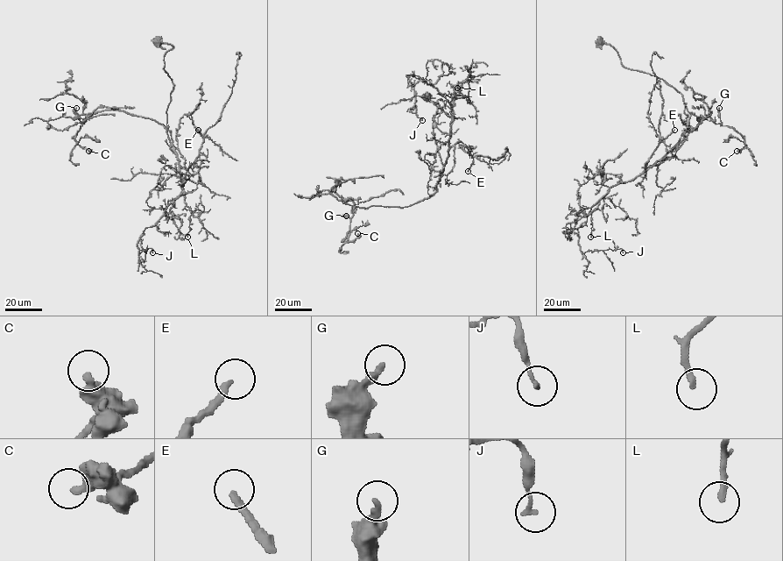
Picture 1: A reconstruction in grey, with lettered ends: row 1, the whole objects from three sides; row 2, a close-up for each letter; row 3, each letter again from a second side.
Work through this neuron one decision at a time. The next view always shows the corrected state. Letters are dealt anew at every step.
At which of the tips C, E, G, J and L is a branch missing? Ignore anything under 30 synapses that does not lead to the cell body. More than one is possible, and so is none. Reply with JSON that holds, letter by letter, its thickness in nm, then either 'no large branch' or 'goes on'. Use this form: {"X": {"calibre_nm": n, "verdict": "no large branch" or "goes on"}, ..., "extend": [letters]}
{"C": {"calibre_nm": 380, "verdict": "no large branch"}, "E": {"calibre_nm": 260, "verdict": "goes on"}, "G": {"calibre_nm": 260, "verdict": "no large branch"}, "J": {"calibre_nm": 150, "verdict": "no large branch"}, "L": {"calibre_nm": 220, "verdict": "no large branch"}, "extend": ["E"]}

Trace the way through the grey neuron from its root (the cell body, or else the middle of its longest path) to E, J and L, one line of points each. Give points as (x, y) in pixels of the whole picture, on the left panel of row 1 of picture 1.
E: (157, 41), (172, 46), (164, 56), (174, 85), (166, 126), (186, 169), (204, 141), (198, 130)
J: (157, 41), (172, 46), (164, 56), (174, 85), (166, 126), (182, 192), (137, 243), (139, 254), (152, 252)
L: (157, 41), (172, 46), (164, 56), (164, 69), (174, 85), (166, 126), (185, 202), (192, 212), (187, 237)

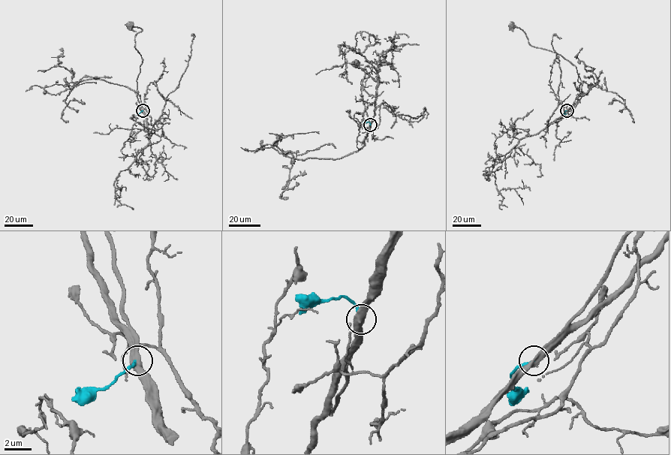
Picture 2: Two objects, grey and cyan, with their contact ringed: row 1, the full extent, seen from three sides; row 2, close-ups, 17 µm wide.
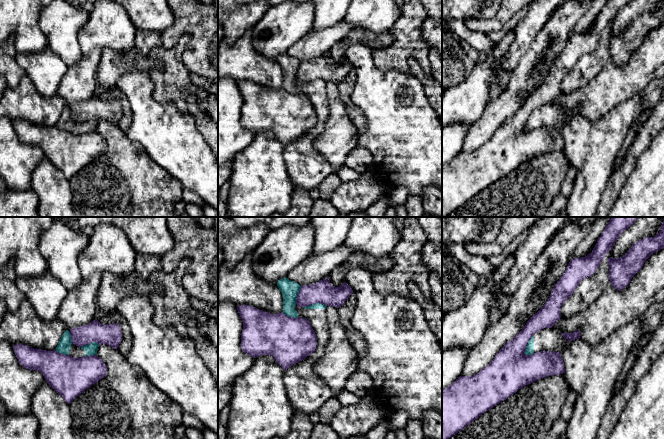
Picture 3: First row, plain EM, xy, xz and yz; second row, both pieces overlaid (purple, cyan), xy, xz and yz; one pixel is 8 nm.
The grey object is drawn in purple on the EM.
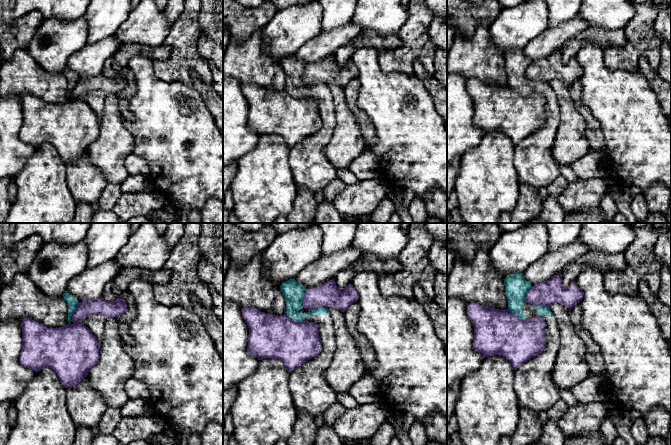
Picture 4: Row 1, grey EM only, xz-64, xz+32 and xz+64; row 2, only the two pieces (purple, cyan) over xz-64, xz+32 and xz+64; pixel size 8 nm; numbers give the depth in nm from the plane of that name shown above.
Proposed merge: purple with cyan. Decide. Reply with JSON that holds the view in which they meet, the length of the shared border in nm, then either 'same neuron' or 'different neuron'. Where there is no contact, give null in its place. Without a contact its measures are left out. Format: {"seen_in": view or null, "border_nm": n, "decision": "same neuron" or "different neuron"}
{"seen_in": "yz", "border_nm": 180, "decision": "different neuron"}

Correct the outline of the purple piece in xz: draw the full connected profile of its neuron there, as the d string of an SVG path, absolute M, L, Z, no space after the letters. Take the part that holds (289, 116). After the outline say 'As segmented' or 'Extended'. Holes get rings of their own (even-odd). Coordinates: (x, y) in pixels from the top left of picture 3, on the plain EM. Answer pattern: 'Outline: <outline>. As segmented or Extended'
Outline: M245 80L237 86L243 98L241 125L254 134L271 131L287 146L317 123L317 112L306 94L270 90Z. As segmented

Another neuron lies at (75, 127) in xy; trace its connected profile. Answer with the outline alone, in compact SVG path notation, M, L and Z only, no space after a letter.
M66 106L63 109L55 126L64 131L70 131L75 134L81 134L84 132L86 133L90 131L97 131L98 123L99 120L97 118L92 118L82 123L74 121L71 117L70 108Z

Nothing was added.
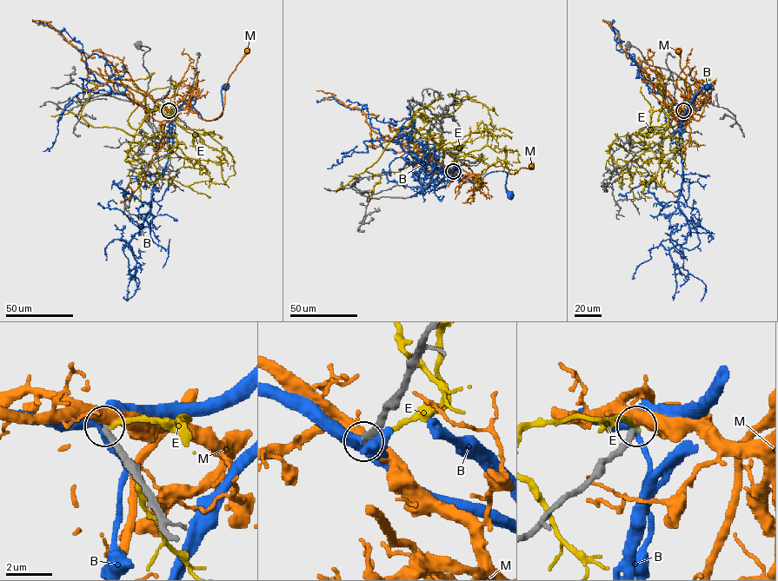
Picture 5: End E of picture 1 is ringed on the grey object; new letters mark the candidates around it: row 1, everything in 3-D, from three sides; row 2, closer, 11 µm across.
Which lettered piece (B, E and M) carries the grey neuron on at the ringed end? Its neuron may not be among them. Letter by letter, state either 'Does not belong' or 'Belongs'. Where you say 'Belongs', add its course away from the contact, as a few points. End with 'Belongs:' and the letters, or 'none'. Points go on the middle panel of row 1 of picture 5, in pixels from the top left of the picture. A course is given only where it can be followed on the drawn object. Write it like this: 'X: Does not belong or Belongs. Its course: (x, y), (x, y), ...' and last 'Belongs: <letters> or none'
B: Does not belong
E: Does not belong
M: Does not belong
Belongs: none

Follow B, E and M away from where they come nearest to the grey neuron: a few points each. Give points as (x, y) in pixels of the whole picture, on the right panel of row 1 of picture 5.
B: (683, 110), (688, 107), (694, 96), (694, 106), (684, 121), (683, 115), (692, 98), (707, 87)
E: (683, 110), (668, 115), (654, 110), (649, 129), (639, 133), (673, 127), (682, 115), (684, 80), (656, 72)
M: (683, 110), (693, 108), (688, 108), (677, 120), (685, 95), (687, 76), (680, 66), (678, 52)

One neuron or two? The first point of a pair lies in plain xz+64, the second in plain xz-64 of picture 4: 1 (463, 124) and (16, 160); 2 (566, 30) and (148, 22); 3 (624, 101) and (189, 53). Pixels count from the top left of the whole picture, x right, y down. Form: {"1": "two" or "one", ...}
{"1": "one", "2": "two", "3": "two"}

